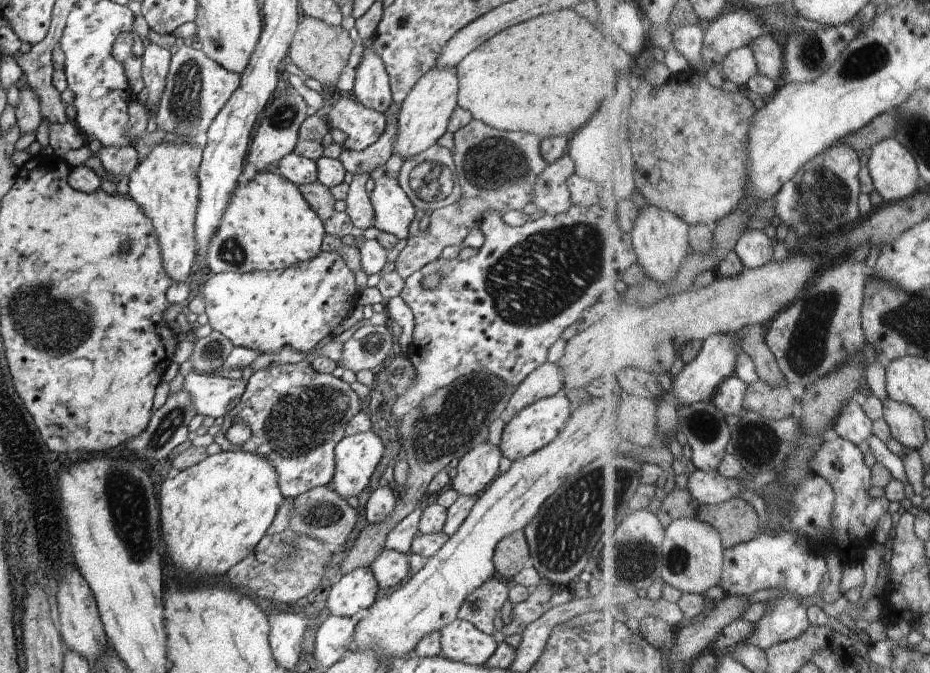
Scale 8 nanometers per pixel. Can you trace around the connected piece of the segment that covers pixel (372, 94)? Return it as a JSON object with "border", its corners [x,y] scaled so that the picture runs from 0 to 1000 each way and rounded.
{"border":[[[400,58],[391,59],[389,71],[391,83],[383,101],[380,147],[398,163],[414,168],[423,153],[417,108],[411,86],[402,77]]]}

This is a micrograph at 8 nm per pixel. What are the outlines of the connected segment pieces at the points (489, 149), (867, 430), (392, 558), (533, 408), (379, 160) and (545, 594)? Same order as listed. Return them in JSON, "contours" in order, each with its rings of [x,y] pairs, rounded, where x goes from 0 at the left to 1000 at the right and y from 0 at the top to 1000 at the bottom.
{"contours":[[[[508,177],[491,193],[487,205],[488,253],[492,260],[497,288],[492,300],[465,314],[458,342],[449,342],[448,348],[441,348],[438,354],[438,363],[425,389],[425,401],[434,416],[473,382],[477,368],[496,364],[499,354],[516,336],[520,312],[535,312],[541,318],[548,312],[561,312],[563,306],[574,300],[578,262],[590,245],[583,235],[580,215],[582,207],[575,199],[539,195],[517,178]]],[[[919,590],[910,600],[897,630],[897,645],[925,660],[940,645],[940,623],[931,612],[927,591]]],[[[413,816],[399,838],[403,862],[417,880],[434,866],[440,857],[440,828],[428,817]]],[[[603,581],[561,606],[541,636],[540,654],[537,660],[541,678],[549,685],[566,681],[574,670],[591,660],[609,630],[617,597],[618,593],[611,584]]],[[[432,158],[428,160],[424,178],[414,187],[413,198],[398,220],[390,224],[369,221],[365,236],[376,259],[399,259],[402,250],[412,247],[422,232],[424,205],[428,202],[426,193],[428,193],[428,169],[431,160]]],[[[583,862],[575,874],[571,875],[570,886],[562,895],[552,899],[553,915],[548,927],[540,933],[540,942],[561,942],[562,936],[575,921],[578,921],[586,909],[592,905],[591,889],[595,884],[594,866]]]]}

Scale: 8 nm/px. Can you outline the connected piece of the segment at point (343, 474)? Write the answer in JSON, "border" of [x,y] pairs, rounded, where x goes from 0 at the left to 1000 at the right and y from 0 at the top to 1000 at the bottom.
{"border":[[[400,639],[394,645],[371,646],[359,666],[359,731],[374,741],[392,728],[412,682],[413,666],[409,648]]]}

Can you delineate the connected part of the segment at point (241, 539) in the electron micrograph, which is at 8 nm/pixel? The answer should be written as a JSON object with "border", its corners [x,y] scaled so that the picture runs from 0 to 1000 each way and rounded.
{"border":[[[260,669],[224,676],[224,681],[200,698],[187,700],[172,724],[170,737],[178,817],[185,835],[194,841],[200,853],[206,853],[209,863],[225,856],[239,856],[252,838],[265,829],[290,785],[305,743],[299,725],[297,695],[286,681]]]}

